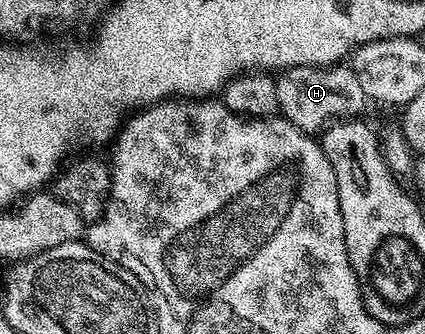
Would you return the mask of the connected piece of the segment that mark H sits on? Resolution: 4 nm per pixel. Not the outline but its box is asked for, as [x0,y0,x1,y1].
[275,64,366,135]

